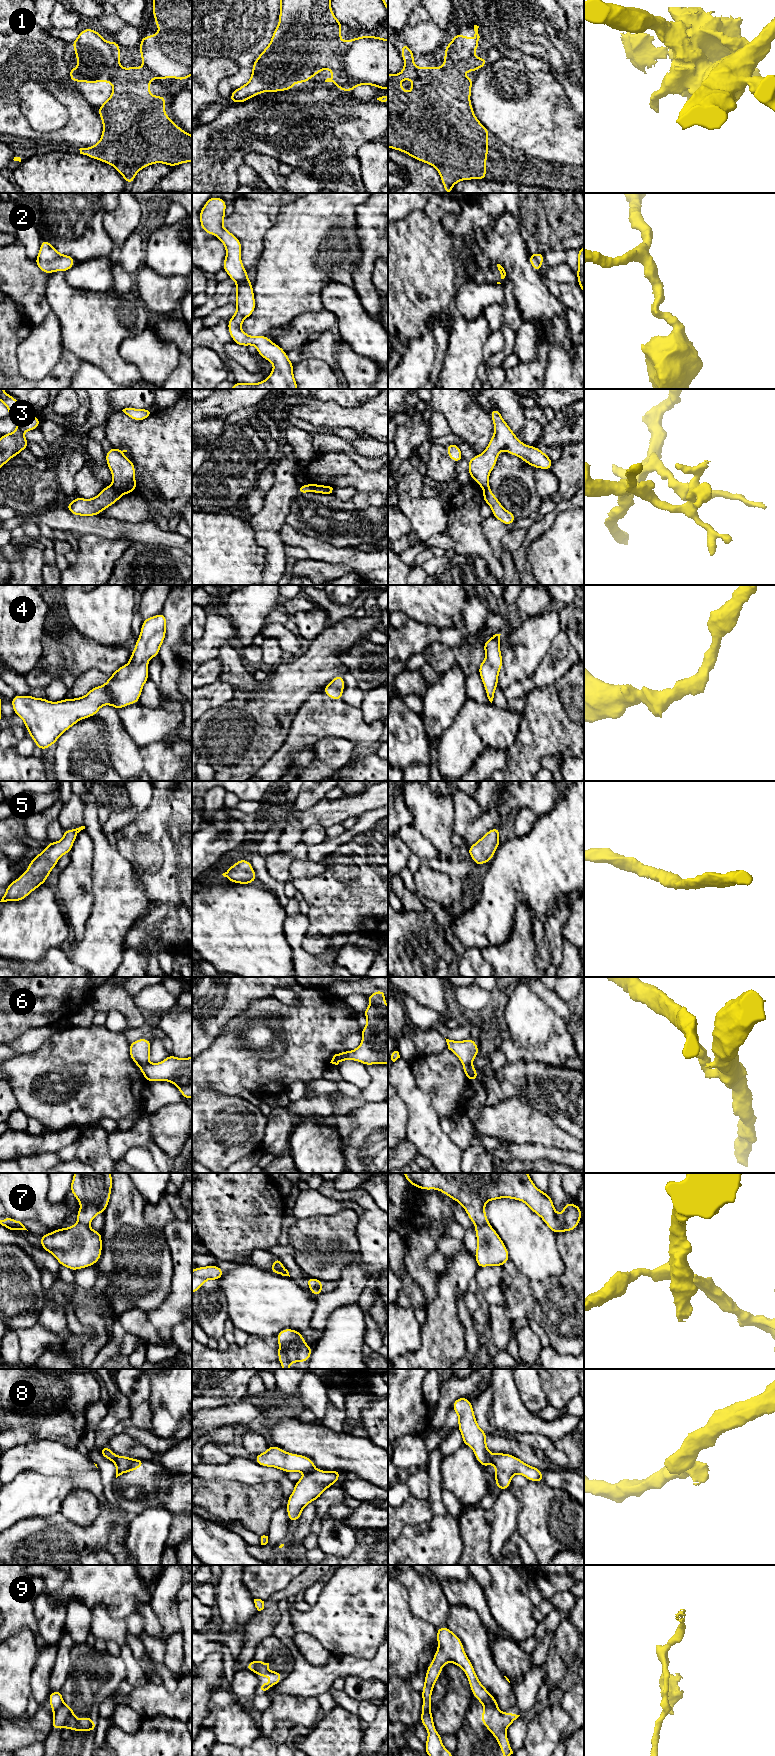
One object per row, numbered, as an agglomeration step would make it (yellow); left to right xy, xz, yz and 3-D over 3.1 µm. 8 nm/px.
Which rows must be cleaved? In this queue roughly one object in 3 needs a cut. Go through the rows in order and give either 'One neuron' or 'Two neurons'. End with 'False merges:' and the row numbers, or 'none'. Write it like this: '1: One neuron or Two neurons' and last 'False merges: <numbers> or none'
1: Two neurons
2: One neuron
3: Two neurons
4: One neuron
5: One neuron
6: Two neurons
7: Two neurons
8: Two neurons
9: Two neurons
False merges: 1, 3, 6, 7, 8, 9

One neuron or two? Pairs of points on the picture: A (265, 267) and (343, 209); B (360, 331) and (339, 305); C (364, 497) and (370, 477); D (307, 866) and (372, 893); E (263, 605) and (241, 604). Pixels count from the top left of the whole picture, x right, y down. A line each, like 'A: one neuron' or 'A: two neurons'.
A: one neuron
B: one neuron
C: two neurons
D: two neurons
E: one neuron

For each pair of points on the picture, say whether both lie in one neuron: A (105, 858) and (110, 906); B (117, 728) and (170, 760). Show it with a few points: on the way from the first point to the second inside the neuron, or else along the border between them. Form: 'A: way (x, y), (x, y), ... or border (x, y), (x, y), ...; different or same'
A: way (110, 870), (112, 874), (112, 894); same
B: way (124, 743), (140, 759), (155, 759); same

